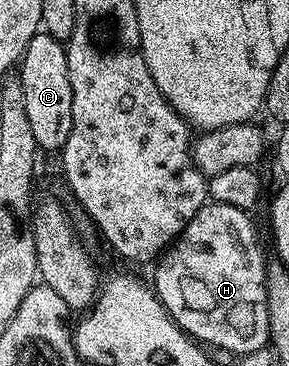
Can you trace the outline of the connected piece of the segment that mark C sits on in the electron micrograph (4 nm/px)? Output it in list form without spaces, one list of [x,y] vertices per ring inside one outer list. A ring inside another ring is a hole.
[[[39,31],[28,43],[20,62],[20,80],[24,87],[24,107],[28,111],[28,123],[32,126],[32,135],[36,135],[39,150],[57,154],[68,143],[68,135],[72,135],[72,83],[68,79],[68,59],[66,46],[45,31]]]

